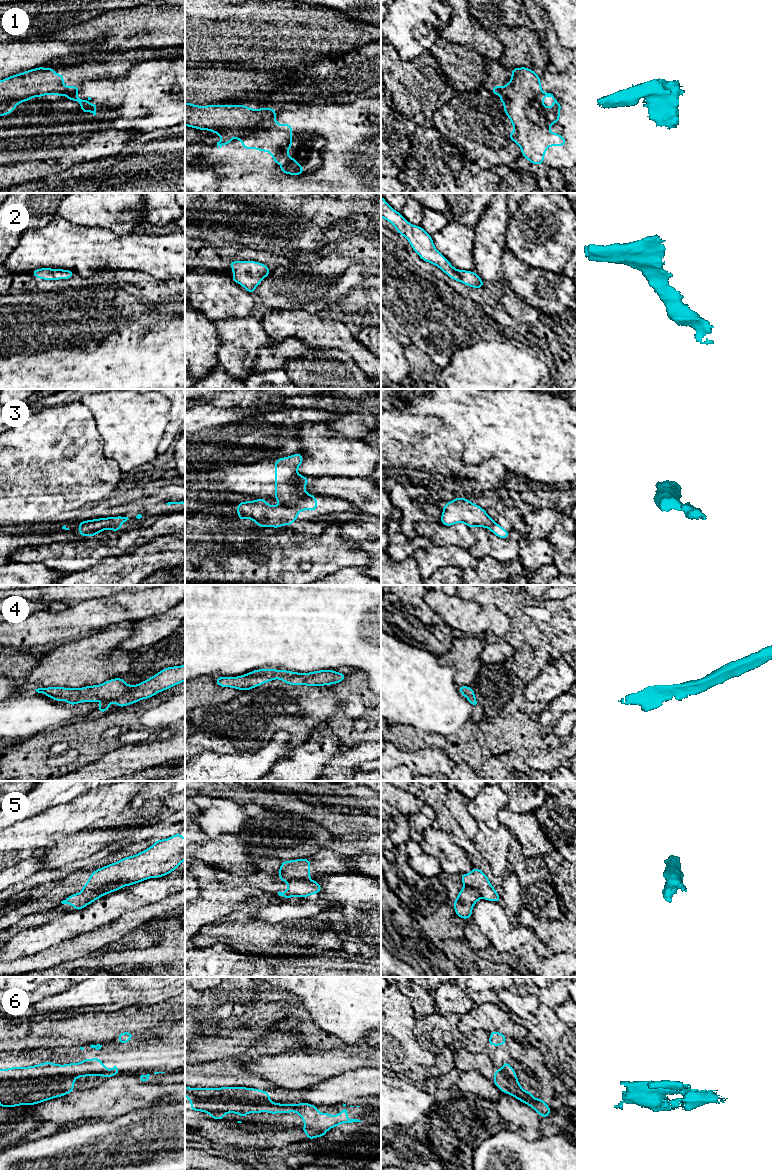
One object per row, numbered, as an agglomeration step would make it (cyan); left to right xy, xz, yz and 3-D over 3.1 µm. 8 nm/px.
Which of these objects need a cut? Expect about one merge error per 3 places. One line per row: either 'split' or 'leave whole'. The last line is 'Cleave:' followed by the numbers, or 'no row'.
1: leave whole
2: leave whole
3: split
4: leave whole
5: split
6: leave whole
Cleave: 3, 5

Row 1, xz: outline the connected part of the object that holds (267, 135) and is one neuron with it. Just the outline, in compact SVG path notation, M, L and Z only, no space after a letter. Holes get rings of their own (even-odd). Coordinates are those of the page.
M185 102L185 126L220 135L221 140L217 142L217 149L230 144L232 138L240 139L244 149L268 151L282 172L289 175L303 175L302 164L296 163L295 158L286 153L292 146L292 125L277 124L276 111L273 108L255 110L246 105L198 106Z

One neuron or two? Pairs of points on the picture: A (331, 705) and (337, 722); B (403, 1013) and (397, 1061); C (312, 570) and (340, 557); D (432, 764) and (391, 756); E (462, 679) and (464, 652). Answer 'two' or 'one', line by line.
A: two
B: one
C: one
D: one
E: one

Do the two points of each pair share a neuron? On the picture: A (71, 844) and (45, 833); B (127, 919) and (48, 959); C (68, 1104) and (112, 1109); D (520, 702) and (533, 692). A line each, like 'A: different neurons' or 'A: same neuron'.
A: different neurons
B: same neuron
C: same neuron
D: different neurons

